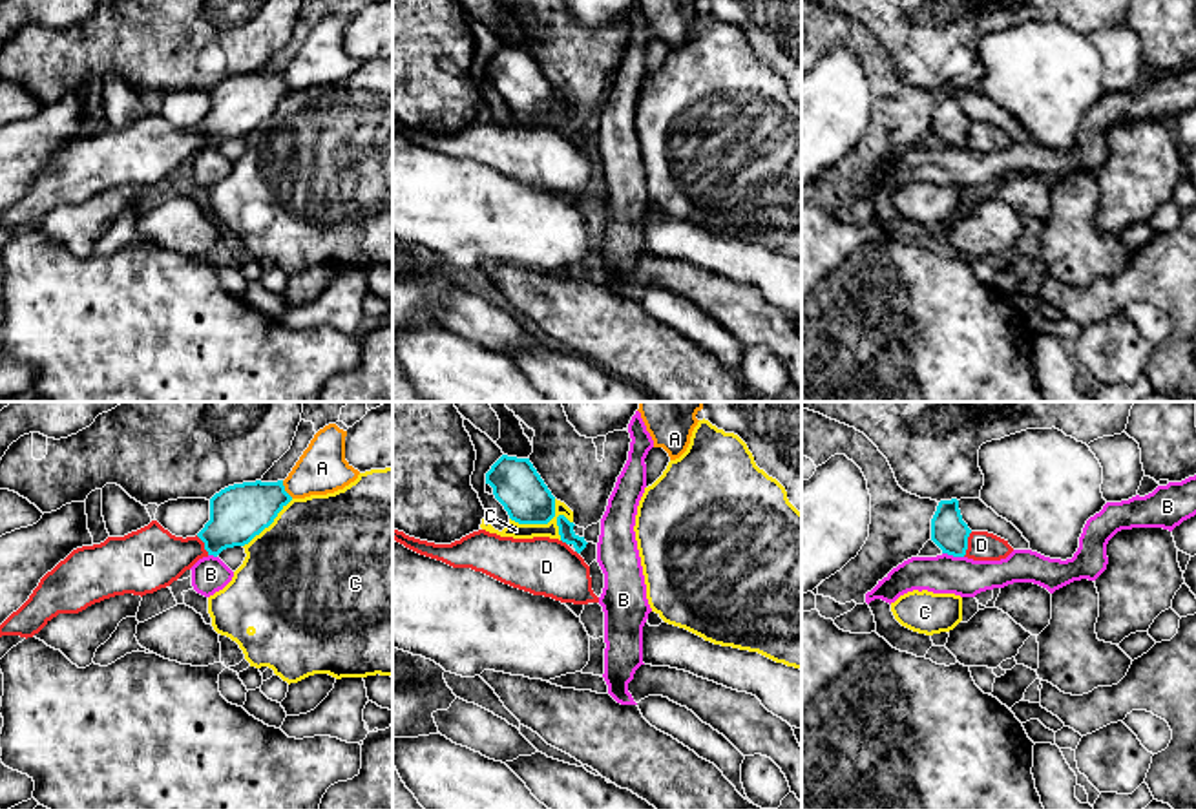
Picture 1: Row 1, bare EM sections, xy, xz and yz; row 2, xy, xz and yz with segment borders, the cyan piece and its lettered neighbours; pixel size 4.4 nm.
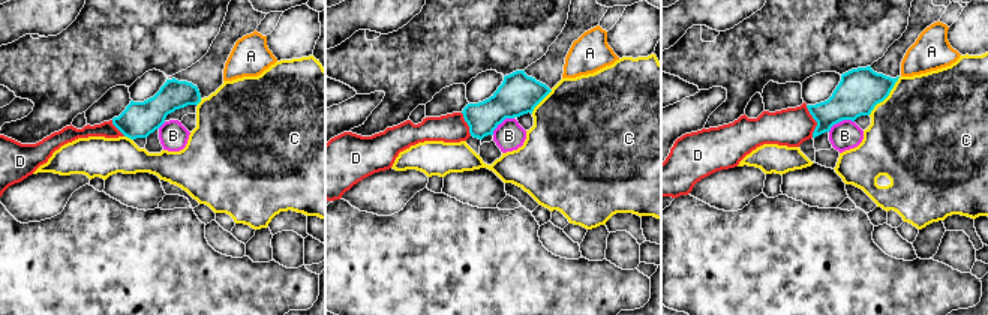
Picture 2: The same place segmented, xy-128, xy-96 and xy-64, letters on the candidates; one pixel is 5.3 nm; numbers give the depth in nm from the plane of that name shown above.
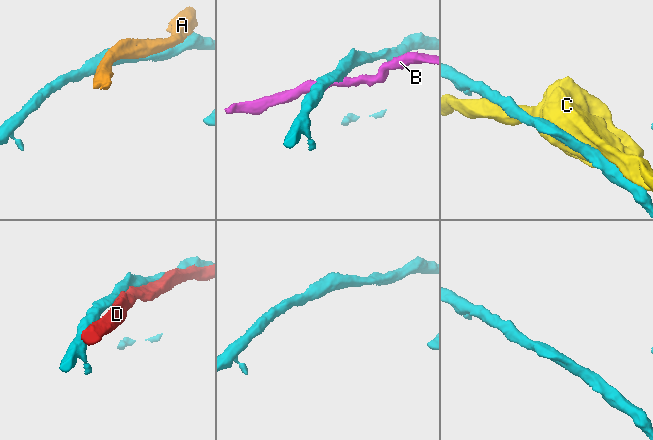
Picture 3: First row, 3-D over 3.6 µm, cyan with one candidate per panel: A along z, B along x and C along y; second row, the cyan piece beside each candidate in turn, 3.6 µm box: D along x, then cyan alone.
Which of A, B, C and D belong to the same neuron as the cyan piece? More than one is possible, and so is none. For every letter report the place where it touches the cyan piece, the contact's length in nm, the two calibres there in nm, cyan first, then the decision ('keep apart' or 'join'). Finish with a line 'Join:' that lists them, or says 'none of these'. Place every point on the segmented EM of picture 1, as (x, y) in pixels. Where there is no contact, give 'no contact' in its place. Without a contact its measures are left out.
A: meets cyan in xy at (283, 490); contact 90 nm long; 240 nm thick on the cyan side, 220 nm on the other; keep apart
B: meets cyan in yz at (954, 556); contact 100 nm long; 160 nm thick on the cyan side, 180 nm on the other; keep apart
C: meets cyan in xz at (541, 523); contact 280 nm long; 220 nm thick on the cyan side, 70 nm on the other; keep apart
D: meets cyan in yz at (966, 545); contact 120 nm long; 160 nm thick on the cyan side, 130 nm on the other; keep apart
Join: none of these

